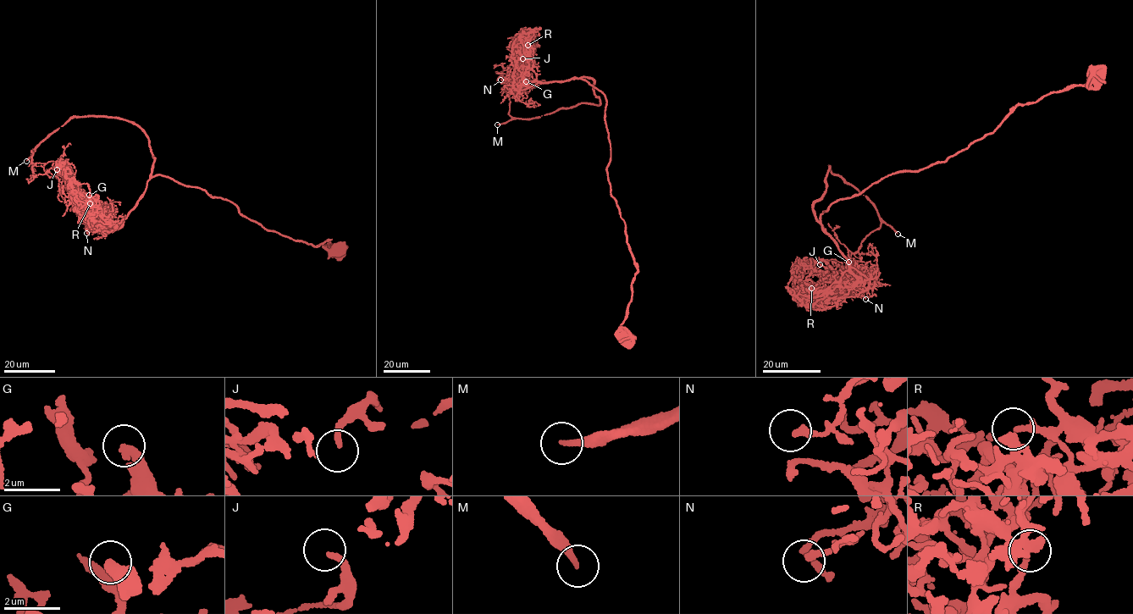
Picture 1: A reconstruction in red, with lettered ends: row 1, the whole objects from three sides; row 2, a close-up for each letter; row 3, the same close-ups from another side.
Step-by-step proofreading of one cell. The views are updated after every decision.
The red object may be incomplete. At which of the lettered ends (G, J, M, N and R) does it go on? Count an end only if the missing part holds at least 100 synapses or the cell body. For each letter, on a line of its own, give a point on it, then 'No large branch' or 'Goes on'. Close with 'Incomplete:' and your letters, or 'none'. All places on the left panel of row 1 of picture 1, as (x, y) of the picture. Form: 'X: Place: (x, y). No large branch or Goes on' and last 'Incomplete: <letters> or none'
G: Place: (89, 195). No large branch
J: Place: (57, 169). No large branch
M: Place: (26, 161). Goes on
N: Place: (86, 233). No large branch
R: Place: (90, 203). No large branch
Incomplete: M

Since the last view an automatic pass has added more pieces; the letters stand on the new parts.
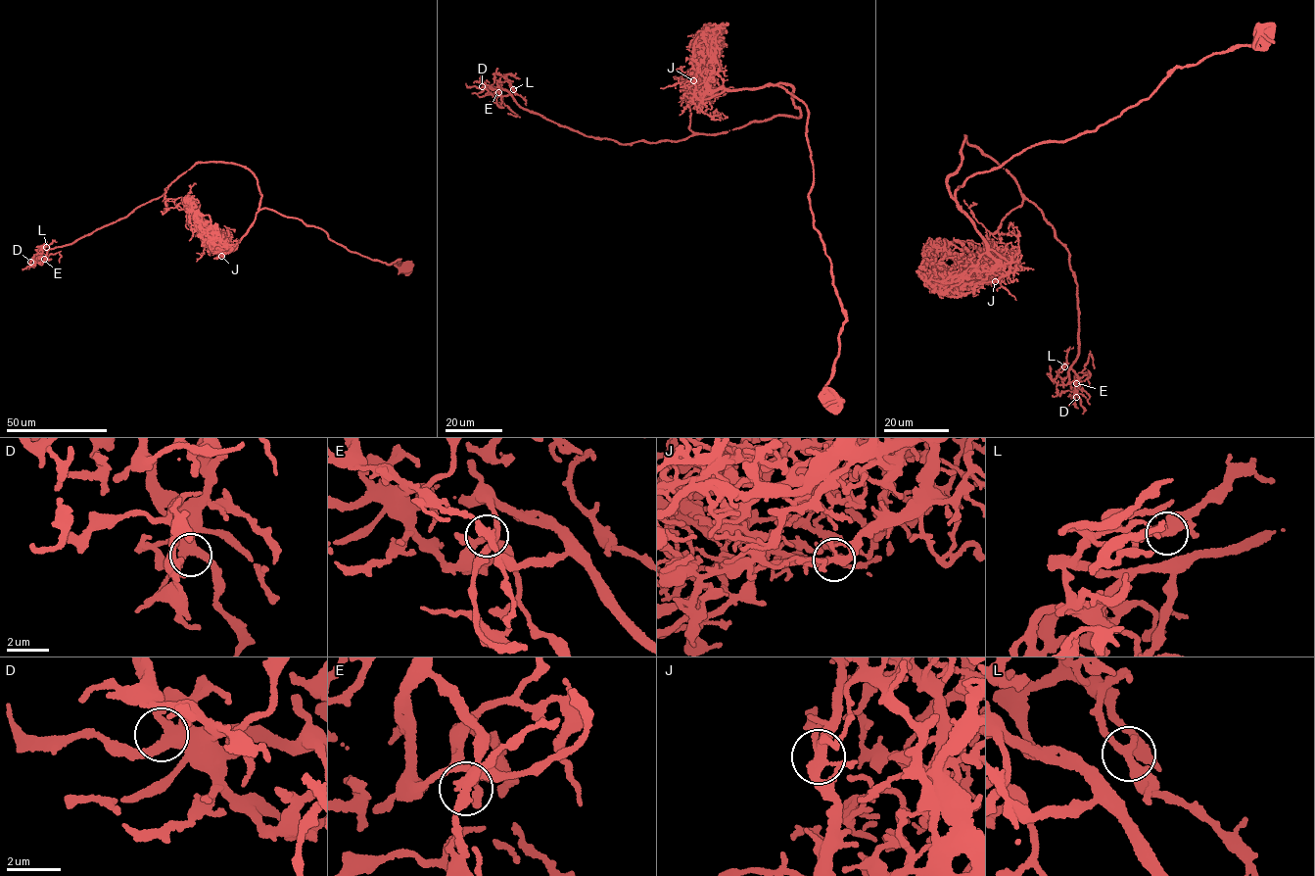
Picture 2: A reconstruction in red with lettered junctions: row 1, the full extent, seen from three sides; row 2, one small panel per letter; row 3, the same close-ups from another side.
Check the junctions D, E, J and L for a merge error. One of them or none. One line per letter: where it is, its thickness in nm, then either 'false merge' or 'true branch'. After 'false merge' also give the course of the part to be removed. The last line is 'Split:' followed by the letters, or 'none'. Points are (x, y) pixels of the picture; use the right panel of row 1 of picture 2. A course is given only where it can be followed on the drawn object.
D: (1076, 397) | 360 nm | true branch
E: (1076, 383) | 240 nm | true branch
J: (995, 281) | 300 nm | true branch
L: (1064, 366) | 320 nm | true branch
Split: none

